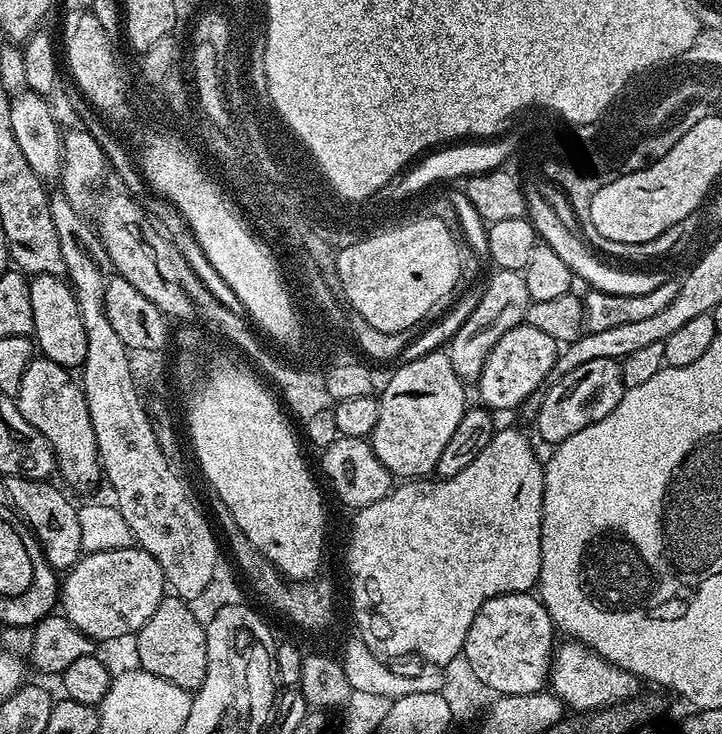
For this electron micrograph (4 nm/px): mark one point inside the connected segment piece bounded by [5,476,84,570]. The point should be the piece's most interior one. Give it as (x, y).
(54, 521)

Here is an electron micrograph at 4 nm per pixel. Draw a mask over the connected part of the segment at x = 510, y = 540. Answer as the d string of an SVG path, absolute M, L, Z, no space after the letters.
M516 428L493 431L490 442L462 470L453 476L443 478L408 478L397 483L378 502L359 509L352 520L352 533L348 536L348 549L344 552L344 564L348 567L348 596L352 599L352 616L360 627L358 636L364 640L374 655L383 657L384 652L392 656L408 656L417 652L428 664L445 666L464 651L466 634L470 622L482 610L490 598L511 592L532 592L537 587L542 566L542 498L544 497L544 464L536 457L532 444Z

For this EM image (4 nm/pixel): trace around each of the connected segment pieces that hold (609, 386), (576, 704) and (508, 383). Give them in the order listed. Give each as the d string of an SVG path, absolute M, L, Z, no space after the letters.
M590 358L590 362L582 362L570 374L551 385L548 393L543 393L544 401L536 412L536 428L548 446L560 444L570 434L578 434L586 426L598 422L598 418L606 418L624 393L624 383L620 377L620 365L610 358Z
M564 642L555 649L550 673L550 691L561 700L565 709L576 714L598 712L601 708L611 708L631 701L642 687L634 674L614 666L585 644Z
M522 323L514 330L506 330L506 334L502 334L498 342L494 342L494 350L490 350L486 366L482 366L482 374L478 381L479 403L497 413L504 412L507 408L518 407L523 400L528 400L536 391L541 391L540 386L543 383L545 385L548 380L557 355L556 340L542 334L542 330L534 330L534 326Z

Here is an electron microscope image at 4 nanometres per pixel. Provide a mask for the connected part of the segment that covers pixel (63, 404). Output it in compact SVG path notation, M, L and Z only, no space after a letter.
M34 358L22 374L20 389L15 396L22 418L34 426L46 438L56 456L56 472L68 484L101 483L100 455L94 438L94 426L90 422L90 410L86 406L83 387L72 381L73 373L43 358Z

